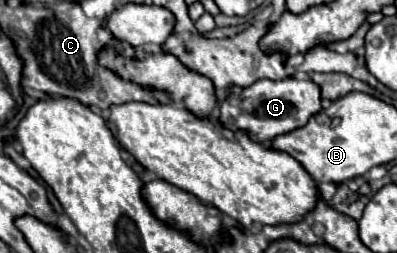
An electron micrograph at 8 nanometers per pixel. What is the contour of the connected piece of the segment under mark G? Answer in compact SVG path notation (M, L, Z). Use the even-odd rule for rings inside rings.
M284 78L284 80L258 80L252 86L244 88L242 94L230 94L222 104L220 122L228 130L246 130L258 142L270 142L280 134L288 134L298 126L306 126L306 122L322 110L320 104L320 86L312 80Z

